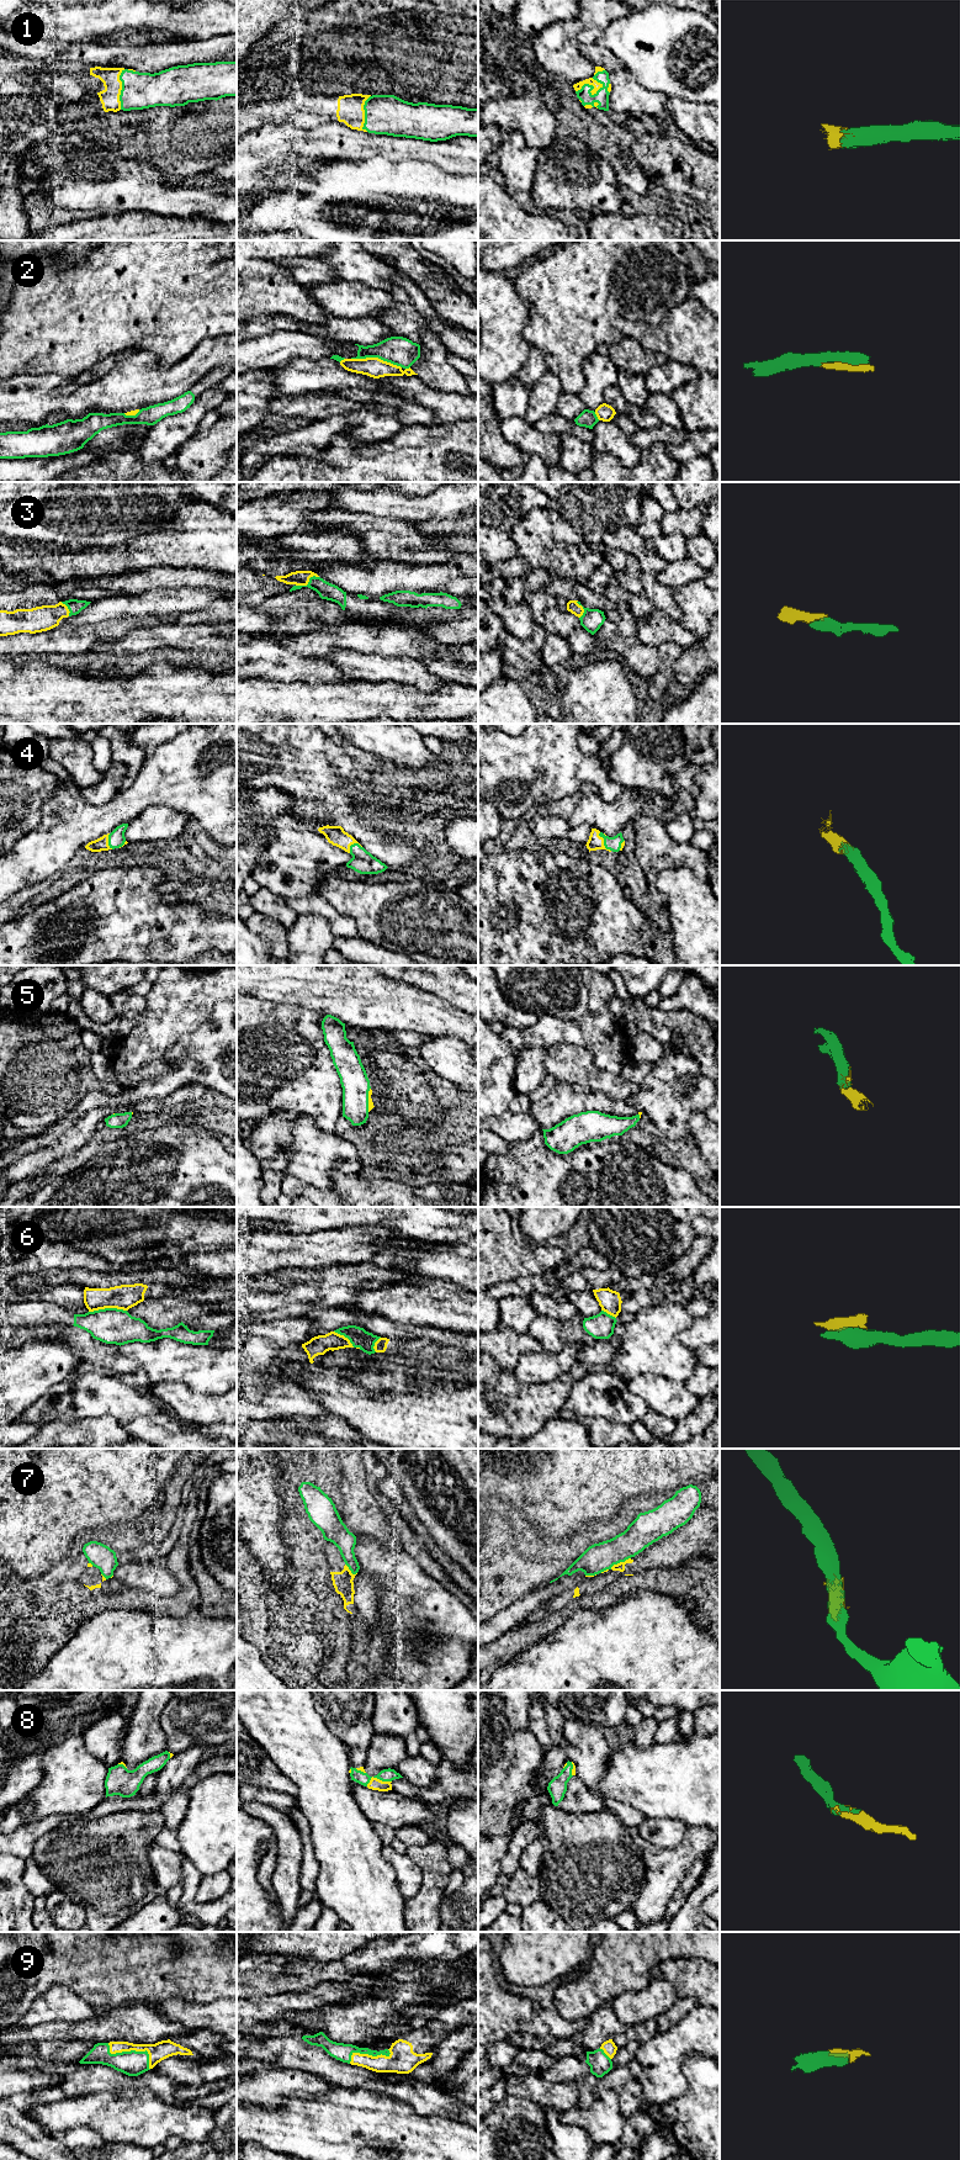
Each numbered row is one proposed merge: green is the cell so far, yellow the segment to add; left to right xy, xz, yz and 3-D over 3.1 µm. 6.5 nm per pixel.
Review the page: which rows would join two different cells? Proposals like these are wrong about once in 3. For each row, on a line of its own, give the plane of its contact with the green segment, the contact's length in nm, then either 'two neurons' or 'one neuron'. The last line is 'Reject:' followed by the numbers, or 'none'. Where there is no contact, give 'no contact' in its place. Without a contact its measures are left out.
1: meets green in yz; contact 190 nm long; one neuron
2: meets green in xz; contact 340 nm long; one neuron
3: meets green in xz; contact 170 nm long; one neuron
4: meets green in yz; contact 150 nm long; one neuron
5: meets green in xz; contact 160 nm long; one neuron
6: meets green in xy; contact 240 nm long; two neurons
7: meets green in yz; contact 150 nm long; two neurons
8: meets green in xz; contact 170 nm long; one neuron
9: meets green in xy; contact 320 nm long; one neuron
Reject: 6, 7

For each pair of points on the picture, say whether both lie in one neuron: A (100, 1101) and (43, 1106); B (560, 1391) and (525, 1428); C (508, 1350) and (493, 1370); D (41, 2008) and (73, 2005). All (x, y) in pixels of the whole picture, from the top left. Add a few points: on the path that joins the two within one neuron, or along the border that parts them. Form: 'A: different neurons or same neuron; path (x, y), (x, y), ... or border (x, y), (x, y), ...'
A: different neurons; border (106, 1092), (91, 1090), (57, 1122)
B: same neuron; path (551, 1399), (531, 1419)
C: different neurons; border (491, 1355), (504, 1370)
D: same neuron; path (48, 2006), (65, 2005)

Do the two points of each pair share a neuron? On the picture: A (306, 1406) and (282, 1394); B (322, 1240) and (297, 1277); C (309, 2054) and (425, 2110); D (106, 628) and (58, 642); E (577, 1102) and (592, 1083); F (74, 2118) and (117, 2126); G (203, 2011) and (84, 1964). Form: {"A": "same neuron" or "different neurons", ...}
{"A": "same neuron", "B": "different neurons", "C": "same neuron", "D": "same neuron", "E": "different neurons", "F": "same neuron", "G": "different neurons"}

